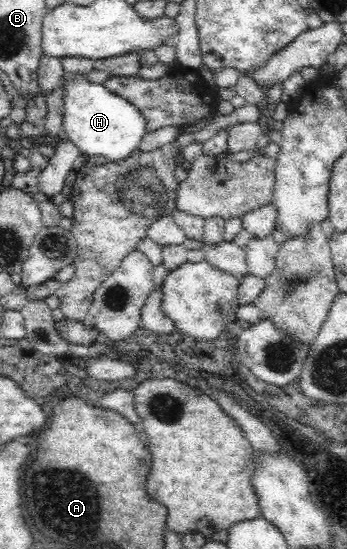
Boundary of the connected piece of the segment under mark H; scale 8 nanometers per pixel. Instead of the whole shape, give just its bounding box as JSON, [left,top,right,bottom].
[60,73,146,162]

